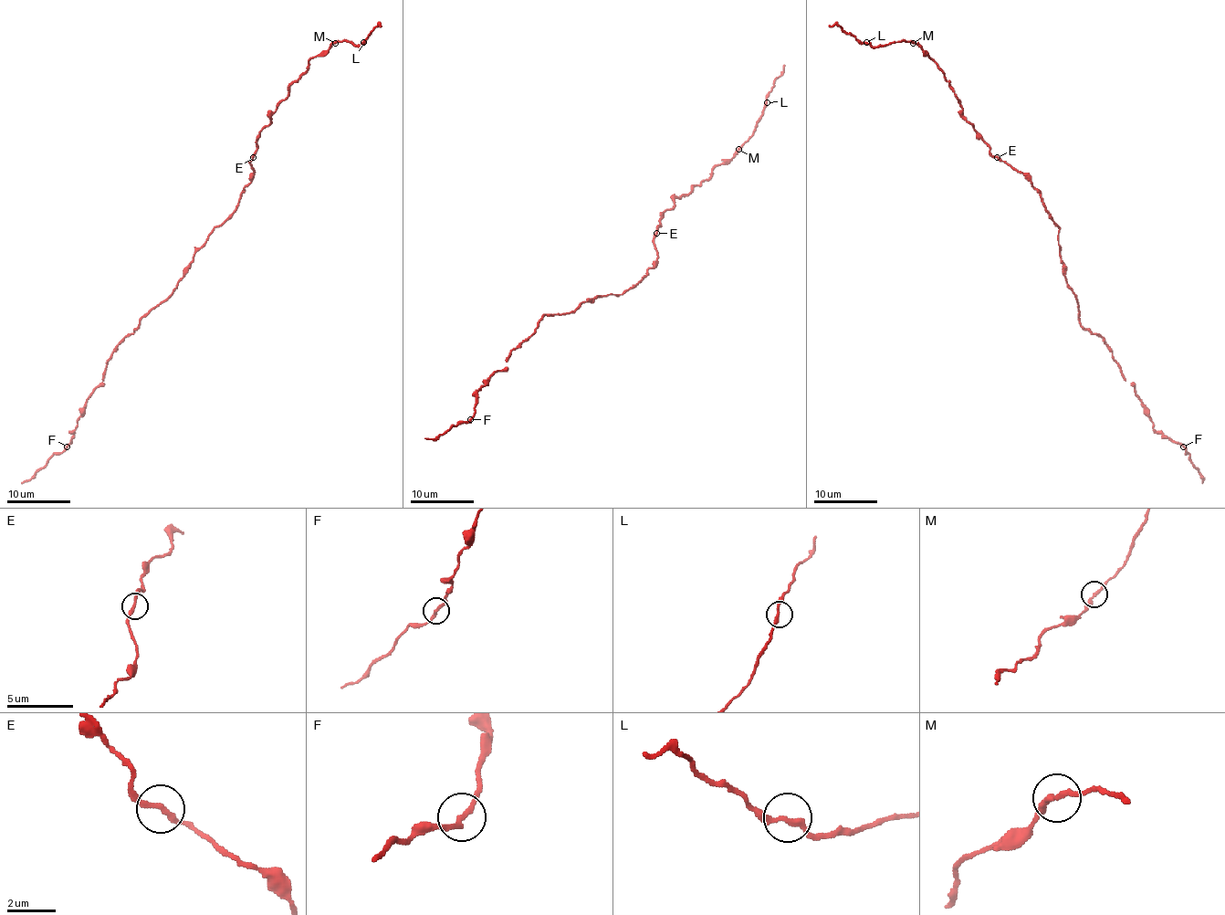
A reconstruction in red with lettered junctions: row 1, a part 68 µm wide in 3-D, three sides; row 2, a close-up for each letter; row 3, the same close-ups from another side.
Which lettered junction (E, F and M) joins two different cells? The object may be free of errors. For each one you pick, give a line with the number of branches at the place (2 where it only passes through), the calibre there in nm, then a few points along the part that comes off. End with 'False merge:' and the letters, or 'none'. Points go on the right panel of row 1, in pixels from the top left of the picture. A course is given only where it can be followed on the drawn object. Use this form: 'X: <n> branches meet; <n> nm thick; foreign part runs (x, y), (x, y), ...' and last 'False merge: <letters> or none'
M: 2 branches meet; 240 nm thick; foreign part runs (914, 42), (899, 40), (871, 47), (838, 25), (828, 25)
False merge: M

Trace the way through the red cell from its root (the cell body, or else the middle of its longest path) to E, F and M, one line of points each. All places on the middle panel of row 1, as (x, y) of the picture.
E: (623, 293), (654, 265), (656, 247), (654, 236), (656, 233)
F: (623, 293), (598, 295), (567, 314), (543, 315), (535, 331), (509, 353), (507, 367), (476, 393), (470, 419)
M: (623, 293), (654, 265), (654, 233), (674, 200), (706, 180), (717, 165), (726, 163), (738, 150)

